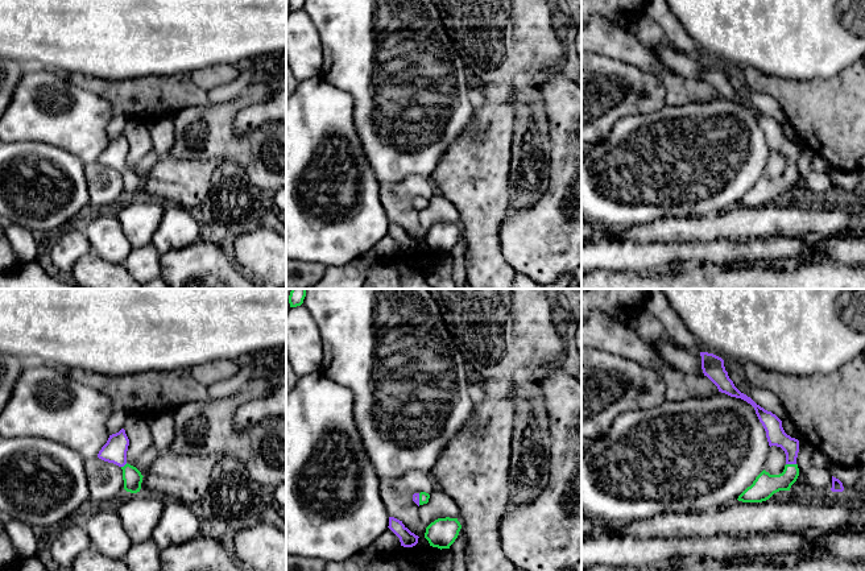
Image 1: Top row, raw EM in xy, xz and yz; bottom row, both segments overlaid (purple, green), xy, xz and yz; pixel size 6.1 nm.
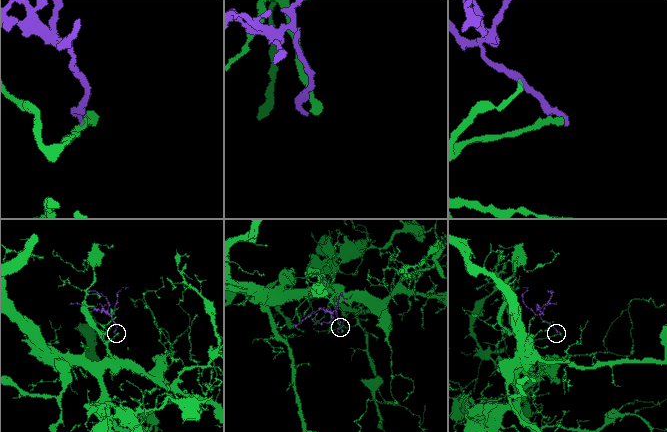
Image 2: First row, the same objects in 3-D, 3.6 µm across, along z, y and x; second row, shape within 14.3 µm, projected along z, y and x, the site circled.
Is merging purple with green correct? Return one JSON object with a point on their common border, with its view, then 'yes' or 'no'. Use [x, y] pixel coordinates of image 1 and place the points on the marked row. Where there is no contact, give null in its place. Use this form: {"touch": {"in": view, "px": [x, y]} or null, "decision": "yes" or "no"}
{"touch": {"in": "yz", "px": [791, 463]}, "decision": "yes"}

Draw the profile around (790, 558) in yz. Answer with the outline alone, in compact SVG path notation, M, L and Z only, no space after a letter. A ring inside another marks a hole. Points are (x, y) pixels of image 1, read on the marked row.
M812 549L808 551L787 553L781 555L753 555L725 559L731 564L742 563L762 563L762 564L795 564L803 559L810 558L828 558L831 556L827 549Z

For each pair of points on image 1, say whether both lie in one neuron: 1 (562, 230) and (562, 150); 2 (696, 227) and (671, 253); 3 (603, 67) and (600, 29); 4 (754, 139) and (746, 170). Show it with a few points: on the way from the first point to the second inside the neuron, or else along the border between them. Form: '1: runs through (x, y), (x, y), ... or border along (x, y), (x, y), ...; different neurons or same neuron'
1: runs through (558, 210), (557, 206), (562, 194), (562, 170); same neuron
2: border along (711, 240), (649, 243); different neurons
3: border along (595, 52), (632, 63); different neurons
4: runs through (752, 147), (748, 162); same neuron

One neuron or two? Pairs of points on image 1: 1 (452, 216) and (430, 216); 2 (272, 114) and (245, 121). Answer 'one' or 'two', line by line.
1: one
2: one

